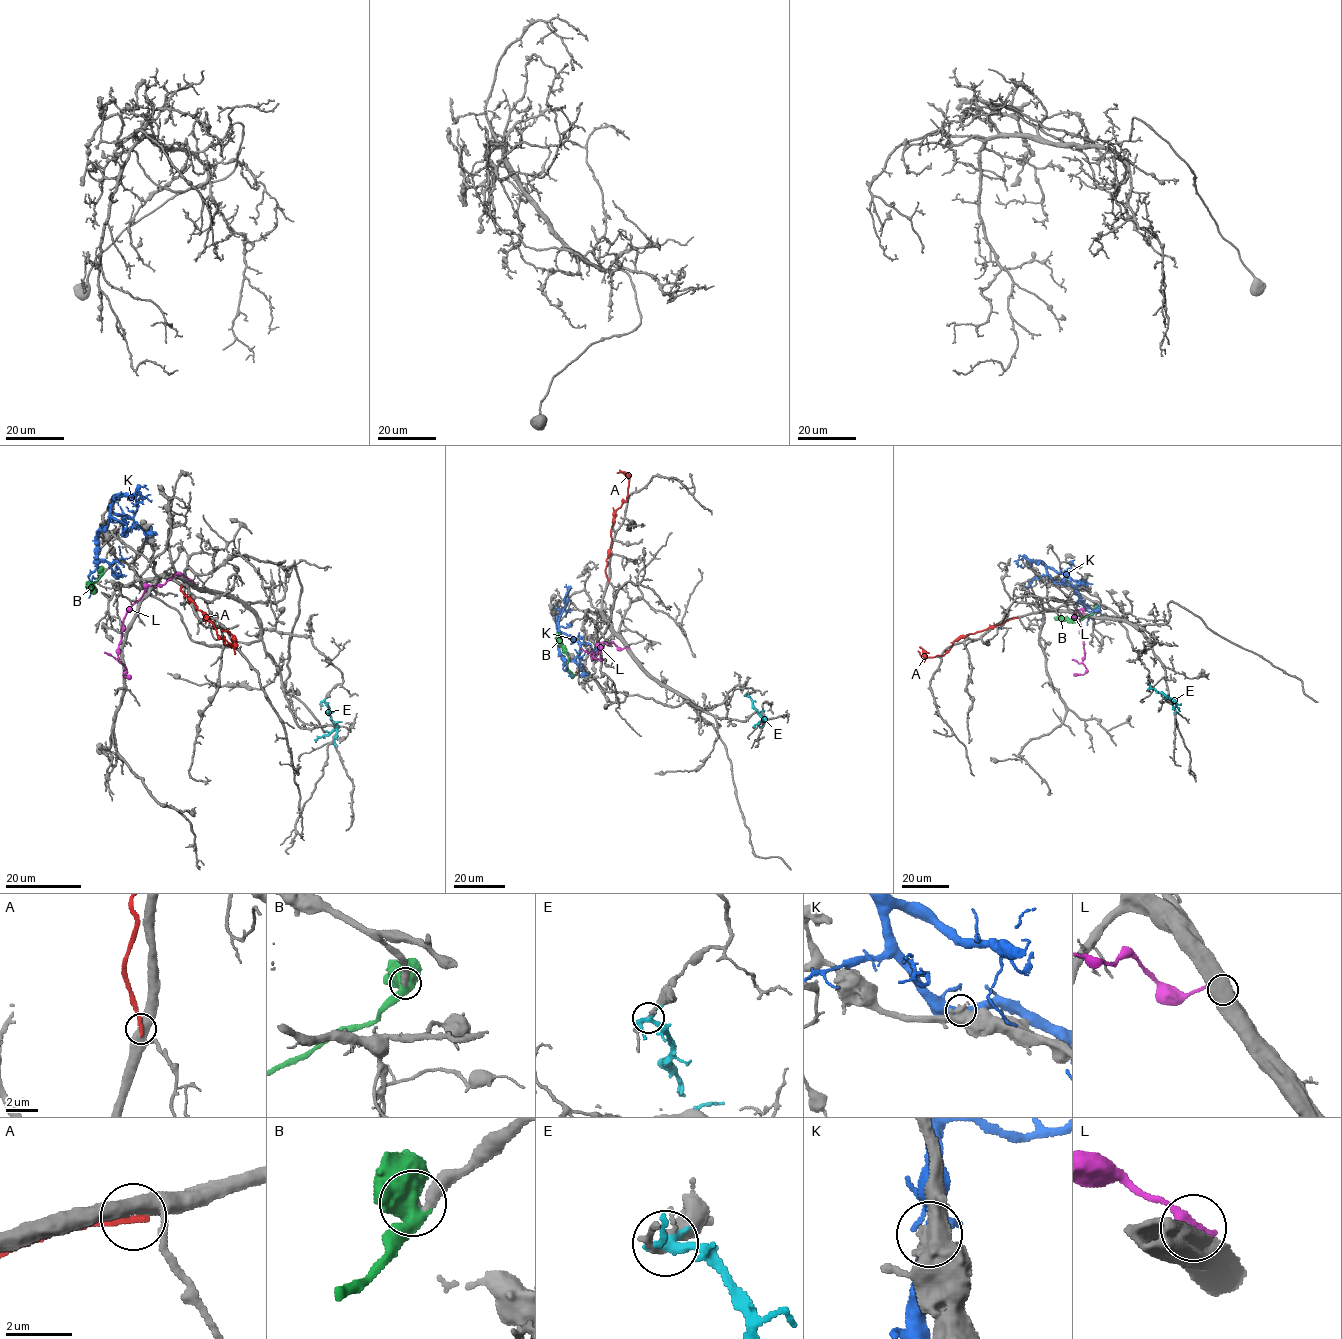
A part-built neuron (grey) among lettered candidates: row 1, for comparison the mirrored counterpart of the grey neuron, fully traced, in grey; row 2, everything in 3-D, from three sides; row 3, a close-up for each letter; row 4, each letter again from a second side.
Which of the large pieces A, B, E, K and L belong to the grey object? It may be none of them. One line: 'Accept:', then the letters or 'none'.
Accept: B

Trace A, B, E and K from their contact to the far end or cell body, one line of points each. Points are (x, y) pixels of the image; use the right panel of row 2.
A: (1017, 617), (961, 635), (943, 655), (927, 657), (919, 647)
B: (1097, 608), (1075, 622), (1054, 617)
E: (1149, 686), (1175, 702), (1179, 711)
K: (1058, 583), (1052, 579), (1047, 568), (1066, 574), (1074, 586), (1080, 585), (1076, 583)

